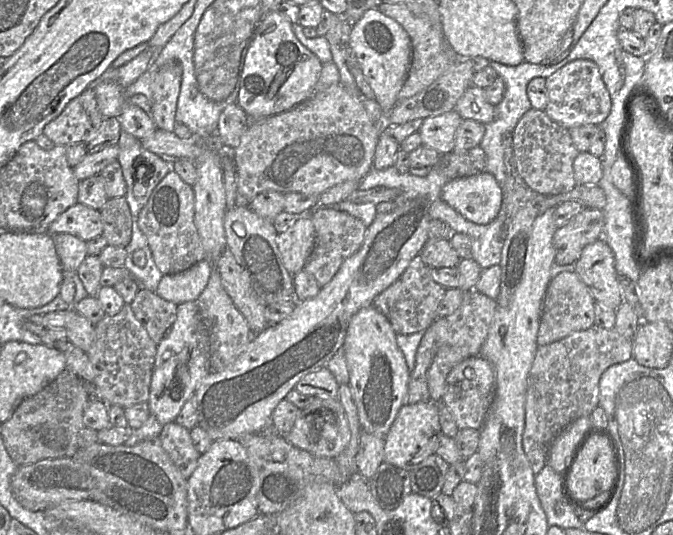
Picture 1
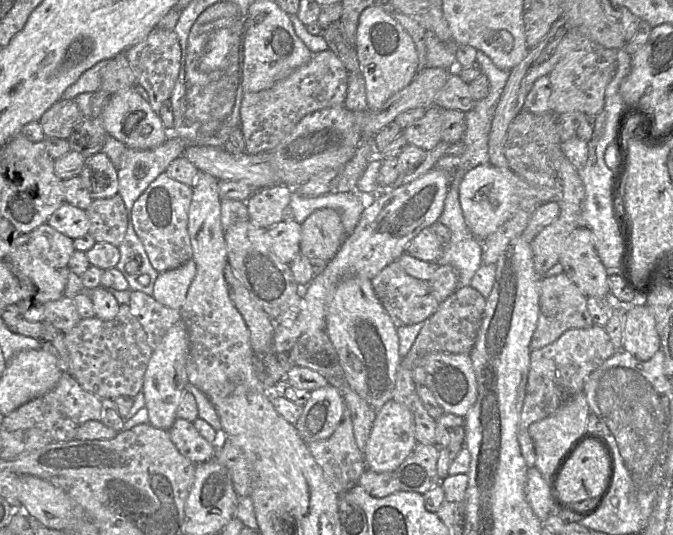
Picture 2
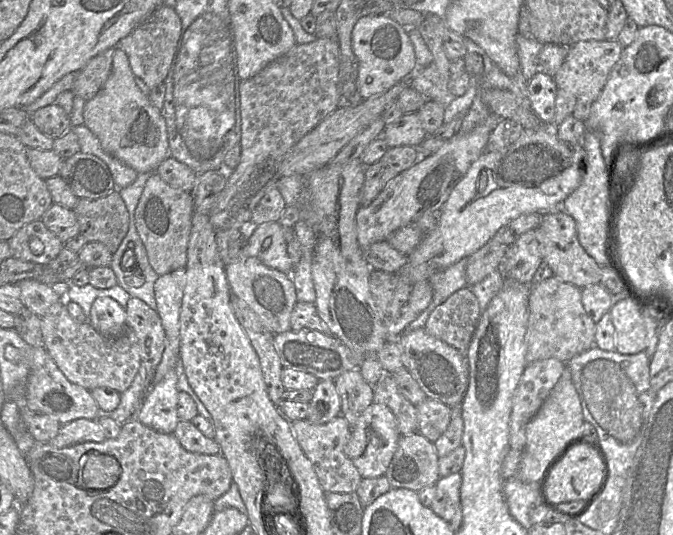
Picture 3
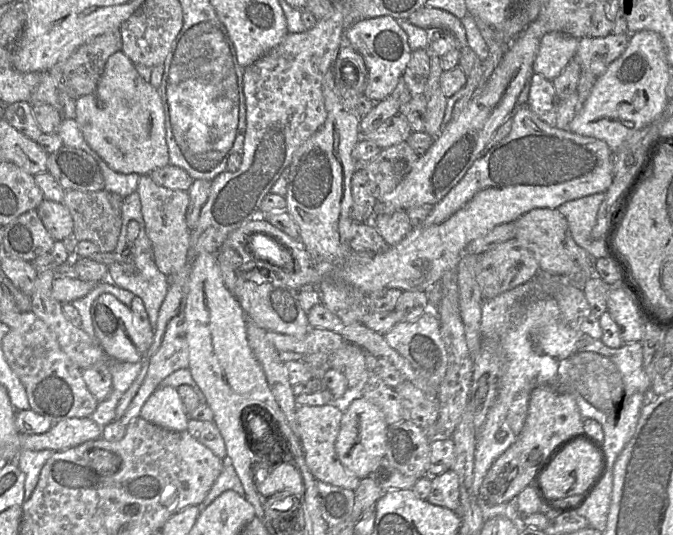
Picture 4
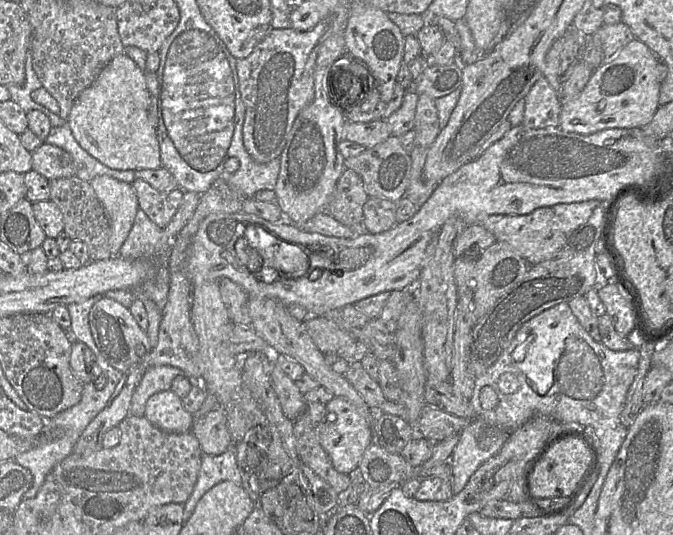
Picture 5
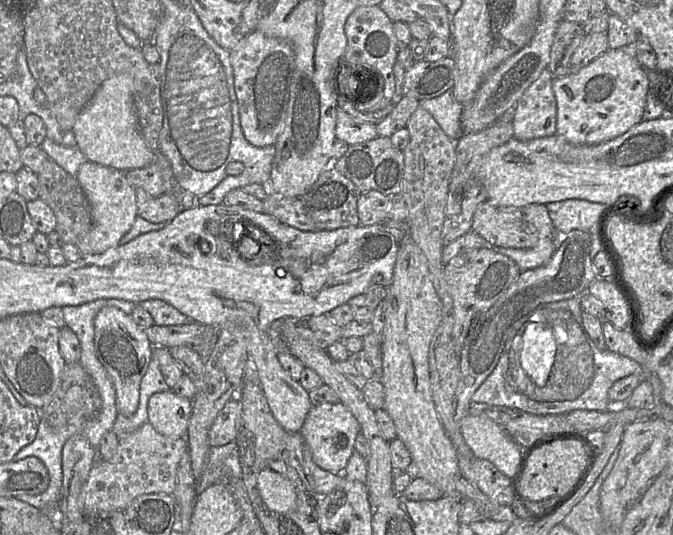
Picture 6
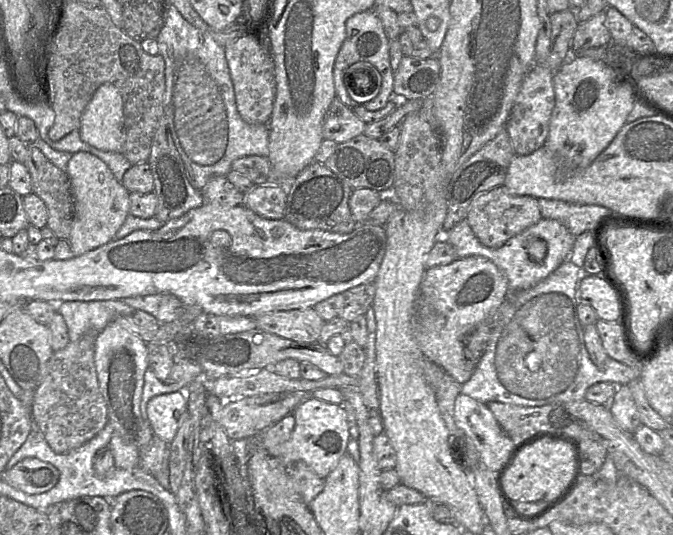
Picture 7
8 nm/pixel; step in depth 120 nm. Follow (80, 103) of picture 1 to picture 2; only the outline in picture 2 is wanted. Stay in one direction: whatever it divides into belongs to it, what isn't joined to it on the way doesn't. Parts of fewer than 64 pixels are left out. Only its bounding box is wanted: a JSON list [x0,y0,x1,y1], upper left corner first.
[39,99,85,139]

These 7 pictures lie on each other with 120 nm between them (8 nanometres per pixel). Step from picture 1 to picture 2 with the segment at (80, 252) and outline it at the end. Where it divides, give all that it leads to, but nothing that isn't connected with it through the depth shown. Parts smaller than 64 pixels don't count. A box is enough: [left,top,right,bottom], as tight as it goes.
[27,222,75,269]

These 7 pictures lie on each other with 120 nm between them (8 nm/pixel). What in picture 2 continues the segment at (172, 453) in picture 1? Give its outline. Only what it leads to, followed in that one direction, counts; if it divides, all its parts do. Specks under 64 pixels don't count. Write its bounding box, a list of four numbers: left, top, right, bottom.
[168,418,216,465]

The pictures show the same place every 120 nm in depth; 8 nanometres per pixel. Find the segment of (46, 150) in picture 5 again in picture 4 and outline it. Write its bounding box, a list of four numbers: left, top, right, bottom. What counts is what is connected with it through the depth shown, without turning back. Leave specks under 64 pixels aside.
[47,146,105,192]

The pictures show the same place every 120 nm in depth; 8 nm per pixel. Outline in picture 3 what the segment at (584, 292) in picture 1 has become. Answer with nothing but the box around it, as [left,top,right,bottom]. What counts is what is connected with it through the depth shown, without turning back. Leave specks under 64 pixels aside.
[525,276,596,364]

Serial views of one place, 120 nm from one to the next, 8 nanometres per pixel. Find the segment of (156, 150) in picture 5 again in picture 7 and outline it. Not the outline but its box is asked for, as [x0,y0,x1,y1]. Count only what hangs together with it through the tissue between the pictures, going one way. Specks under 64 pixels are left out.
[80,83,124,153]

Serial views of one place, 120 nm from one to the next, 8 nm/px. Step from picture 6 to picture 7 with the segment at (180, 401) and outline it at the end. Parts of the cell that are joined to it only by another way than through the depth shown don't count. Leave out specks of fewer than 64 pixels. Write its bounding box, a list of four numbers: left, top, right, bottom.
[147,391,187,444]

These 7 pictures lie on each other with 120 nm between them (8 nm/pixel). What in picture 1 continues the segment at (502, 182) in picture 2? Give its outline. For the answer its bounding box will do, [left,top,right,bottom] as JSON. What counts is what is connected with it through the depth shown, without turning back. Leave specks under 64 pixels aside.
[441,172,503,225]

